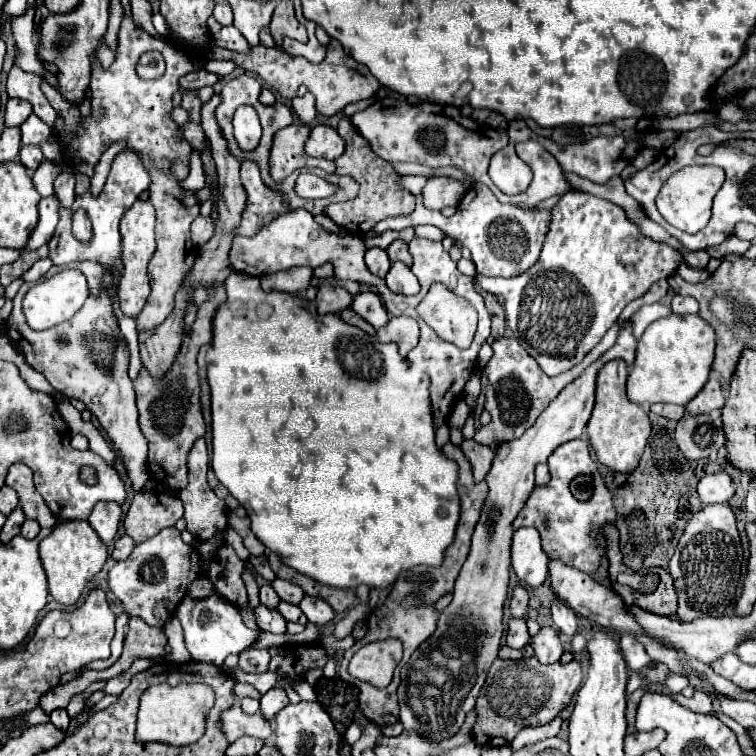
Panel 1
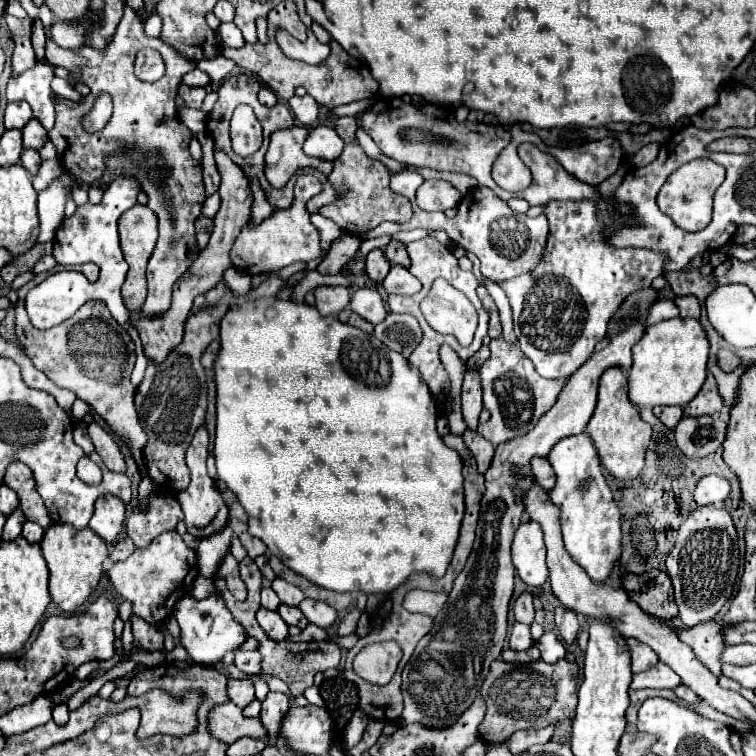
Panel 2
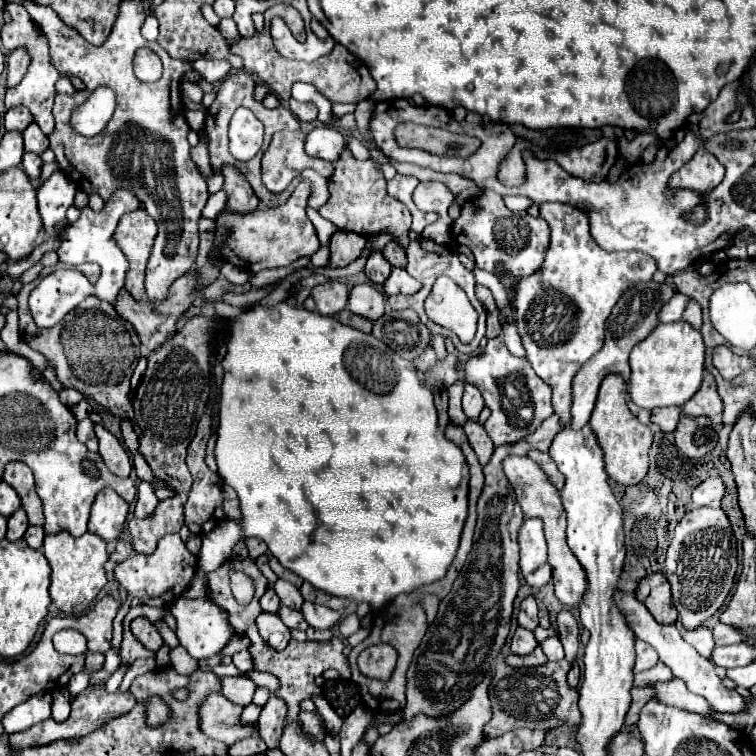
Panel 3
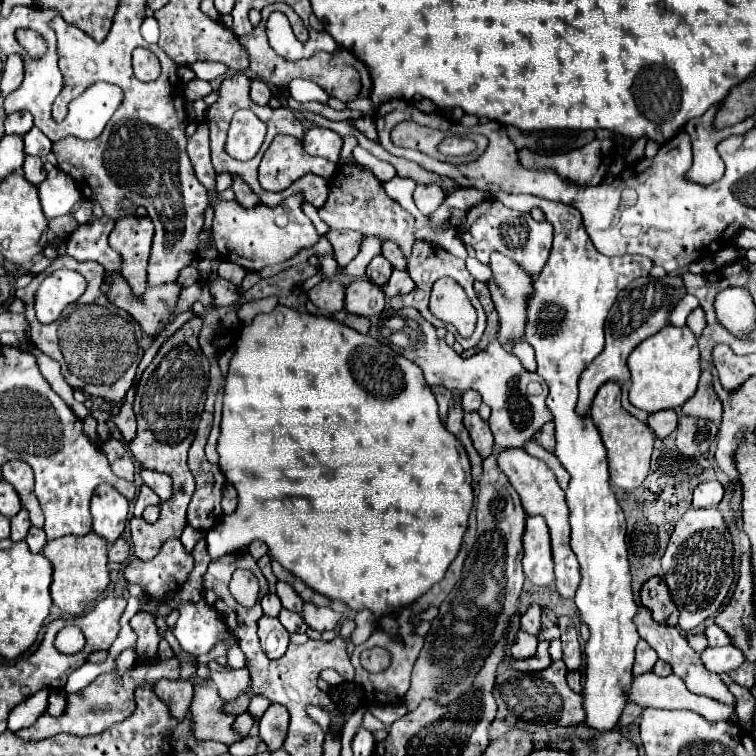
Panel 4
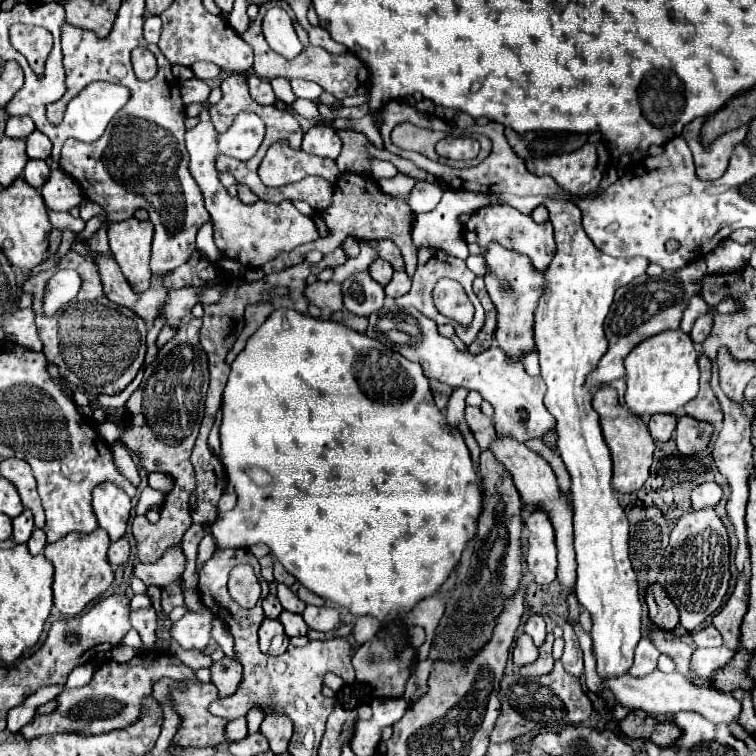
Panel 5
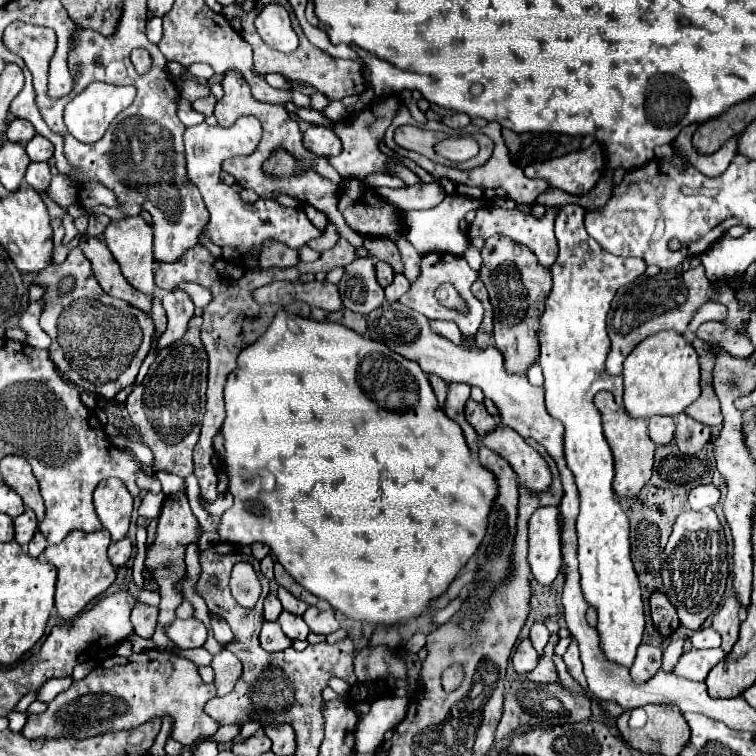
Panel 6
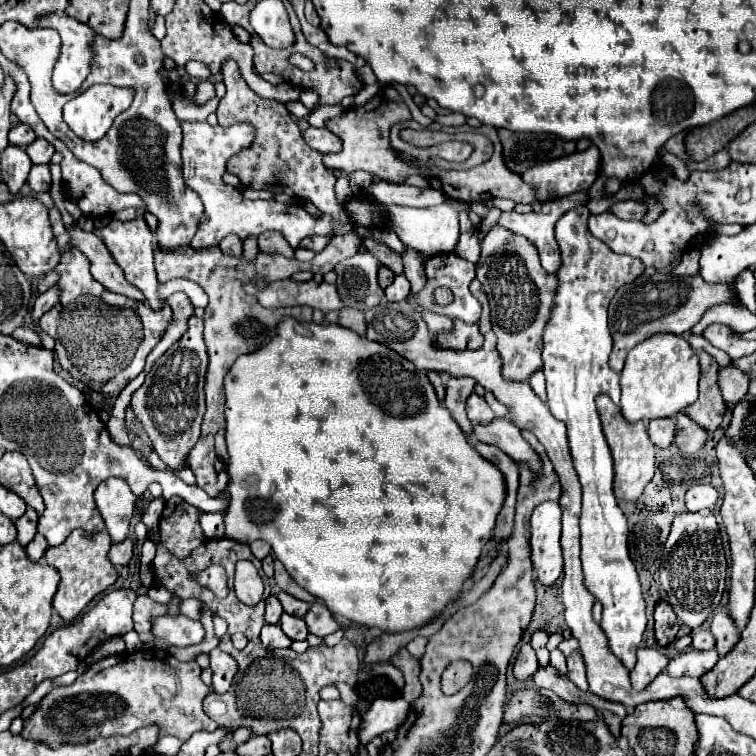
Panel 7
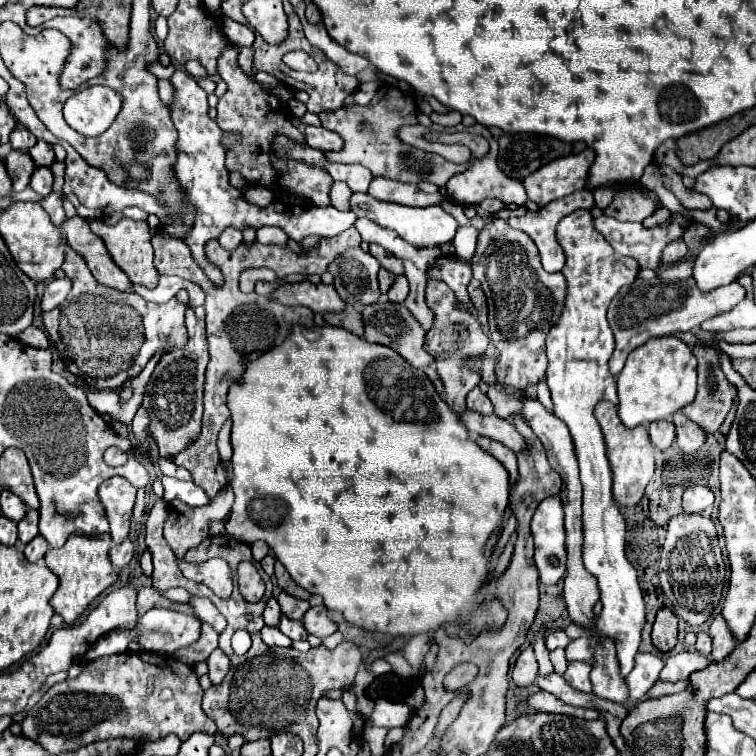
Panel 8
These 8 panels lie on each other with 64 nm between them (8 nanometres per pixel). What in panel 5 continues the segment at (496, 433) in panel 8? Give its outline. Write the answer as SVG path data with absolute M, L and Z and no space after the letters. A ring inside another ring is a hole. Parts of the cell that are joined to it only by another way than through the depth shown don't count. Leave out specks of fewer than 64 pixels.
M496 436L496 440L492 440L490 444L490 450L494 452L496 460L502 462L512 474L514 486L520 492L522 500L528 504L538 504L542 510L550 514L552 526L556 530L556 546L558 546L558 580L566 588L572 588L576 584L576 558L572 546L572 510L568 508L568 496L562 494L556 484L556 476L550 464L542 456L536 456L530 448L526 448L526 444L516 442L510 436Z

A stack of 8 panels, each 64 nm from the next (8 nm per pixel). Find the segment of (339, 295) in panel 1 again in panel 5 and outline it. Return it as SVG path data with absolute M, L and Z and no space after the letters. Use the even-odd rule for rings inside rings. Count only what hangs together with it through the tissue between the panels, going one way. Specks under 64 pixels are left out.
M314 282L304 288L304 296L310 304L316 304L324 312L336 312L342 308L342 288L334 282Z

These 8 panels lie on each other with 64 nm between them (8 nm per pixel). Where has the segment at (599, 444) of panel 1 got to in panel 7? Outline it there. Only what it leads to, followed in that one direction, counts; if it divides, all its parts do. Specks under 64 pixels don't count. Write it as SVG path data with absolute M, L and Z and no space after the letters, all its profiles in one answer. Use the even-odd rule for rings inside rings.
M598 396L596 406L598 406L600 420L602 420L602 430L604 430L606 442L610 446L610 452L612 452L612 458L614 458L614 494L616 494L618 500L636 502L642 496L644 486L654 476L654 452L656 452L656 446L648 438L646 424L644 422L628 424L622 418L620 408L608 396Z

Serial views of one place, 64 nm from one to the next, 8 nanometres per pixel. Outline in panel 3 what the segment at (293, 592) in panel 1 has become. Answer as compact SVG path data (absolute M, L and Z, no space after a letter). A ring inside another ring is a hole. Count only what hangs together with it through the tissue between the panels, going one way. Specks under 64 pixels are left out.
M278 580L278 582L274 584L274 590L276 590L276 594L280 596L280 600L282 600L284 606L288 606L288 608L292 608L292 610L300 610L300 608L302 608L304 598L302 598L302 594L298 592L296 586L288 584L286 580Z

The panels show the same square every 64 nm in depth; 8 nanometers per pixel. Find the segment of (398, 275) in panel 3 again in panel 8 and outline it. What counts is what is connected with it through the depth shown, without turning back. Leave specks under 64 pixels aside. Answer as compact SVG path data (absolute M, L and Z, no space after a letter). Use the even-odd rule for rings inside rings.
M398 276L392 284L392 288L388 290L388 300L390 302L404 302L408 296L408 280L404 276Z

